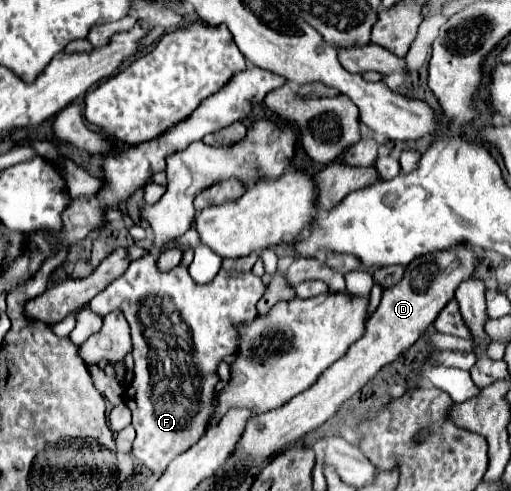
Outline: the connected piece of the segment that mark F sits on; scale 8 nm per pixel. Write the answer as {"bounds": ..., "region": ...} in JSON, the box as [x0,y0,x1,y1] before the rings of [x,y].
{"bounds":[93,255,265,475],"region":[[[157,255],[133,261],[123,277],[115,279],[105,291],[99,293],[99,297],[93,299],[93,311],[105,317],[107,313],[119,309],[131,327],[131,355],[135,361],[135,377],[133,383],[125,389],[125,403],[133,413],[133,427],[137,431],[137,437],[133,441],[133,455],[145,467],[159,475],[161,471],[165,471],[173,455],[189,449],[205,433],[207,419],[215,407],[215,395],[209,395],[209,391],[213,391],[219,381],[217,365],[225,355],[233,355],[233,351],[237,349],[237,331],[233,325],[251,323],[257,317],[255,305],[263,297],[265,285],[261,277],[253,275],[251,271],[239,273],[225,269],[221,269],[211,283],[197,285],[193,283],[185,267],[175,267],[169,273],[161,273],[155,267],[155,261]]]}

